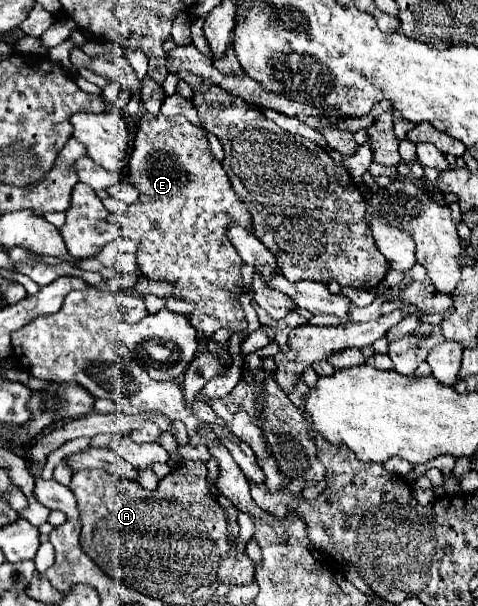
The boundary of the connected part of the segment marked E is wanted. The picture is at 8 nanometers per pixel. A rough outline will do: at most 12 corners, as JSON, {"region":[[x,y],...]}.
{"region":[[145,113],[109,221],[205,337],[247,331],[251,229],[205,131]]}

